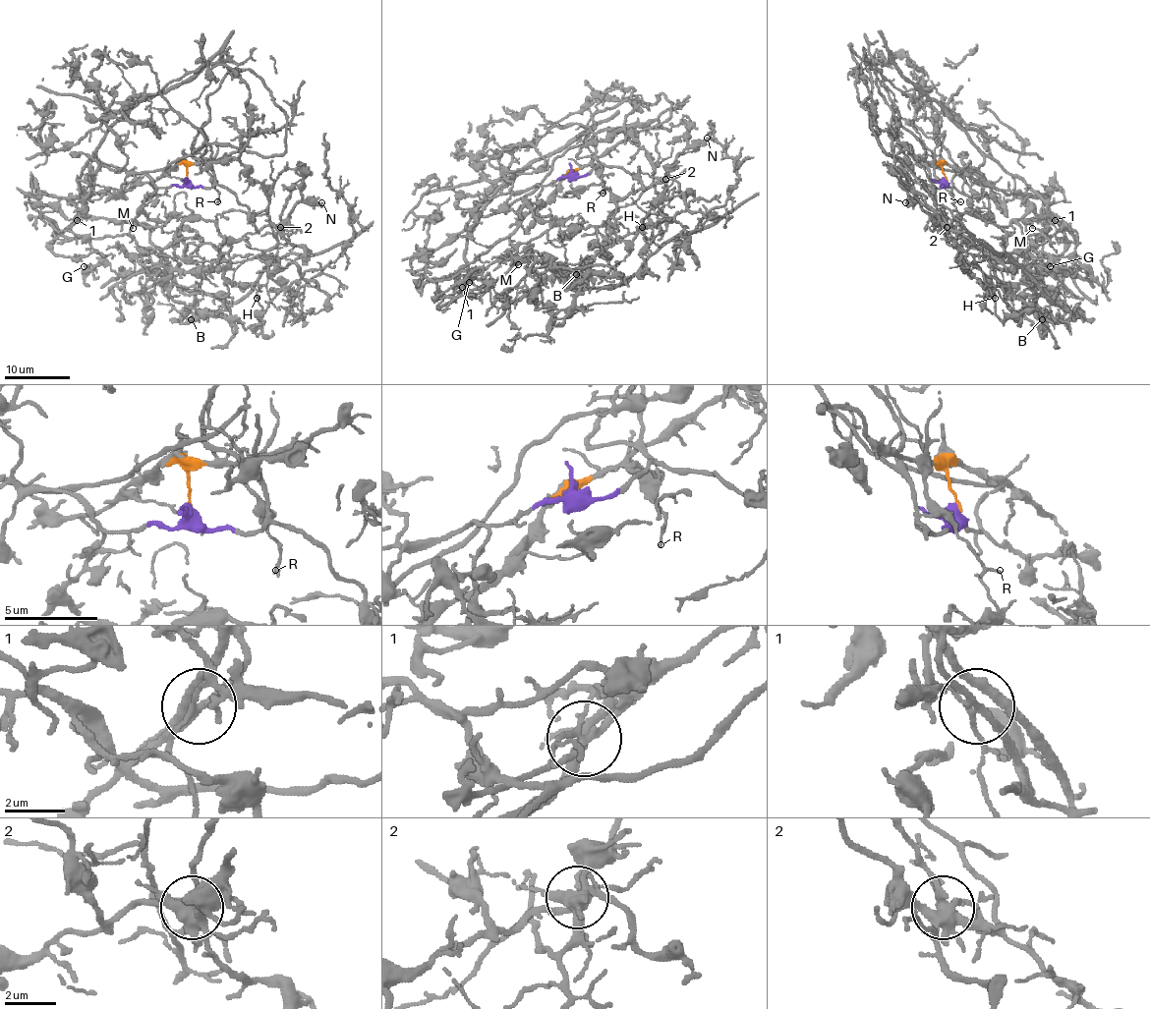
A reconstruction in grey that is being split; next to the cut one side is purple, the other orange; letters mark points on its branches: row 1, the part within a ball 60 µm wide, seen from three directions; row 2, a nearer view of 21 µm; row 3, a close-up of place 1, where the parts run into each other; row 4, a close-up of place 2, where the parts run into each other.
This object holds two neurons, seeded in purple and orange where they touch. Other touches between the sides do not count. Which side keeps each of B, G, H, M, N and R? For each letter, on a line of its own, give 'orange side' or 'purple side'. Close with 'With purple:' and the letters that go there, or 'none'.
B: purple side
G: purple side
H: purple side
M: orange side
N: purple side
R: orange side
With purple: B, G, H, N

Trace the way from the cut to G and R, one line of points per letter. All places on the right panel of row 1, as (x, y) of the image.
G: (946, 179), (952, 187), (957, 172), (987, 157), (1021, 180), (1063, 231), (1056, 221), (1040, 235), (1050, 265)
R: (946, 179), (943, 169), (938, 164), (933, 165), (936, 177), (960, 201)

